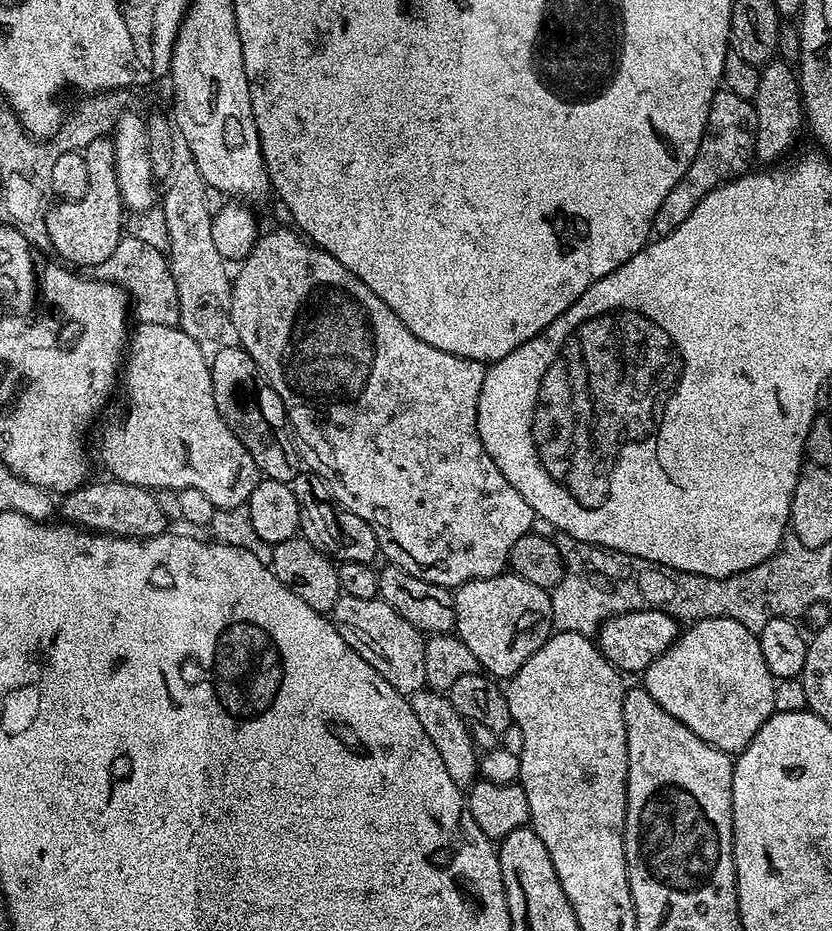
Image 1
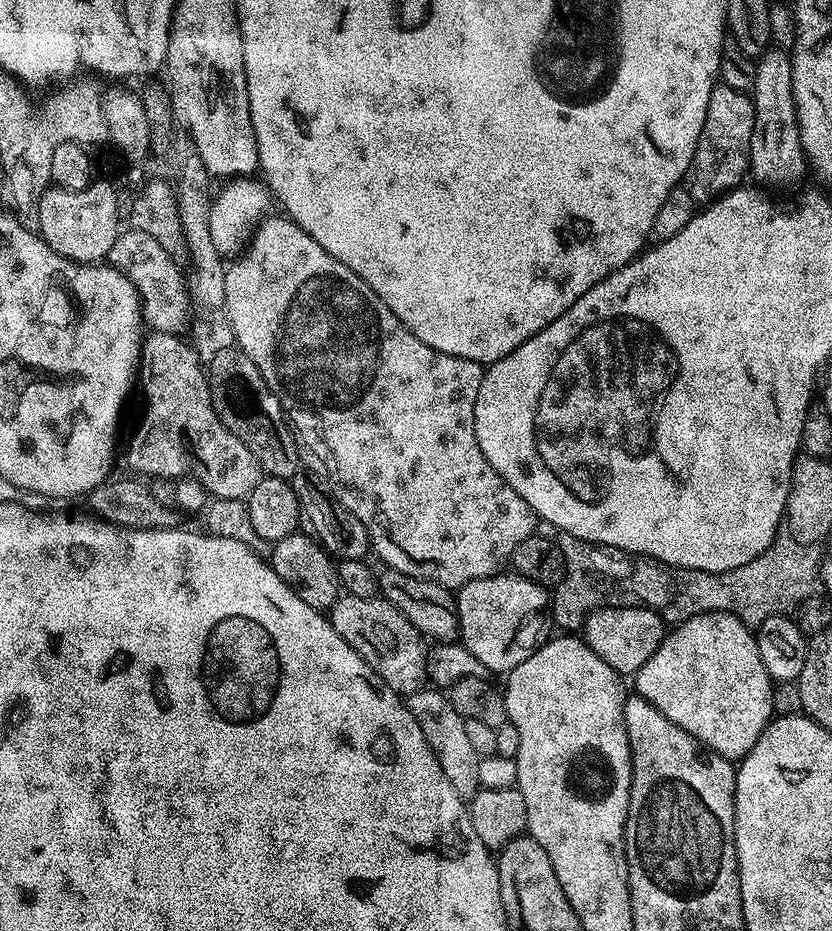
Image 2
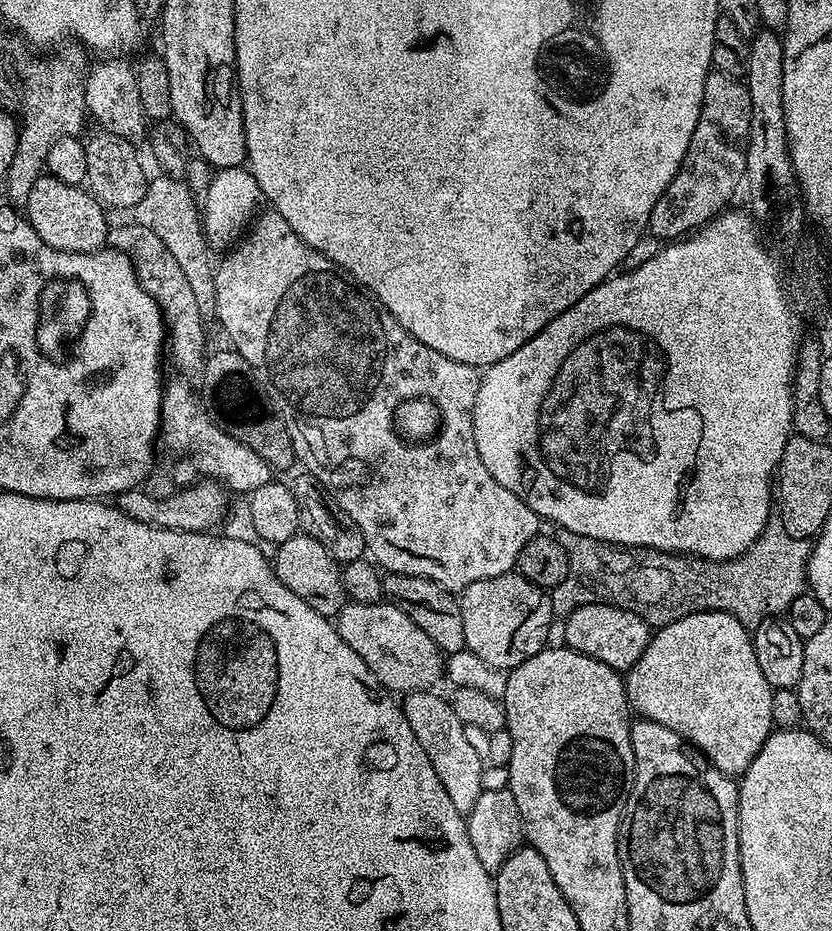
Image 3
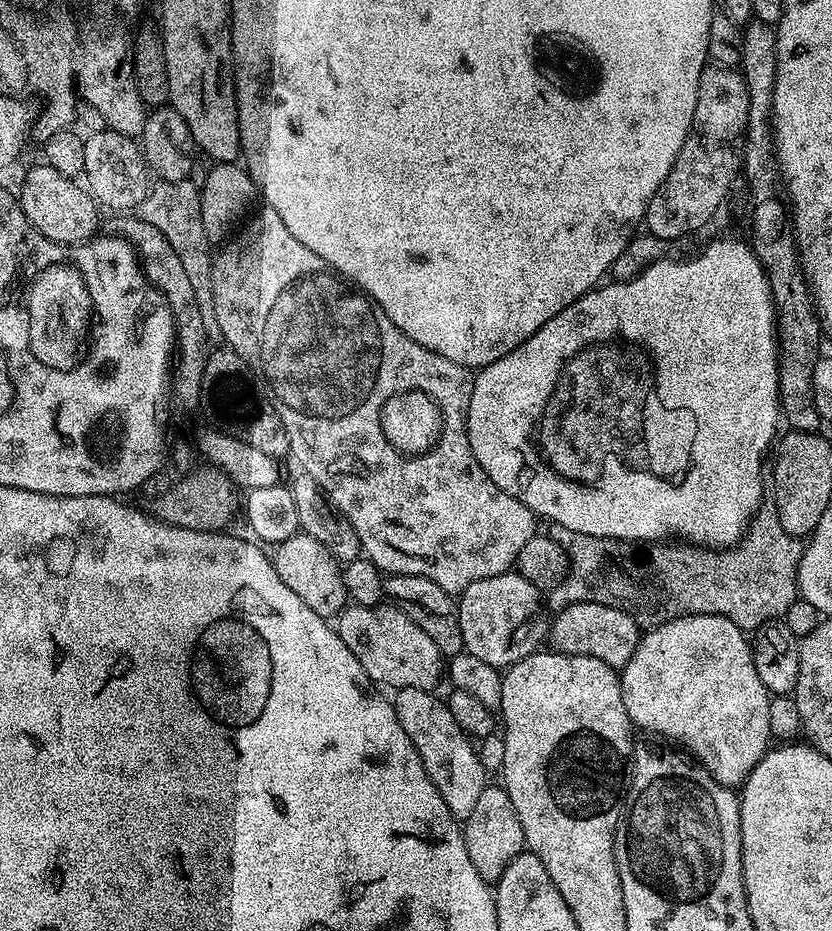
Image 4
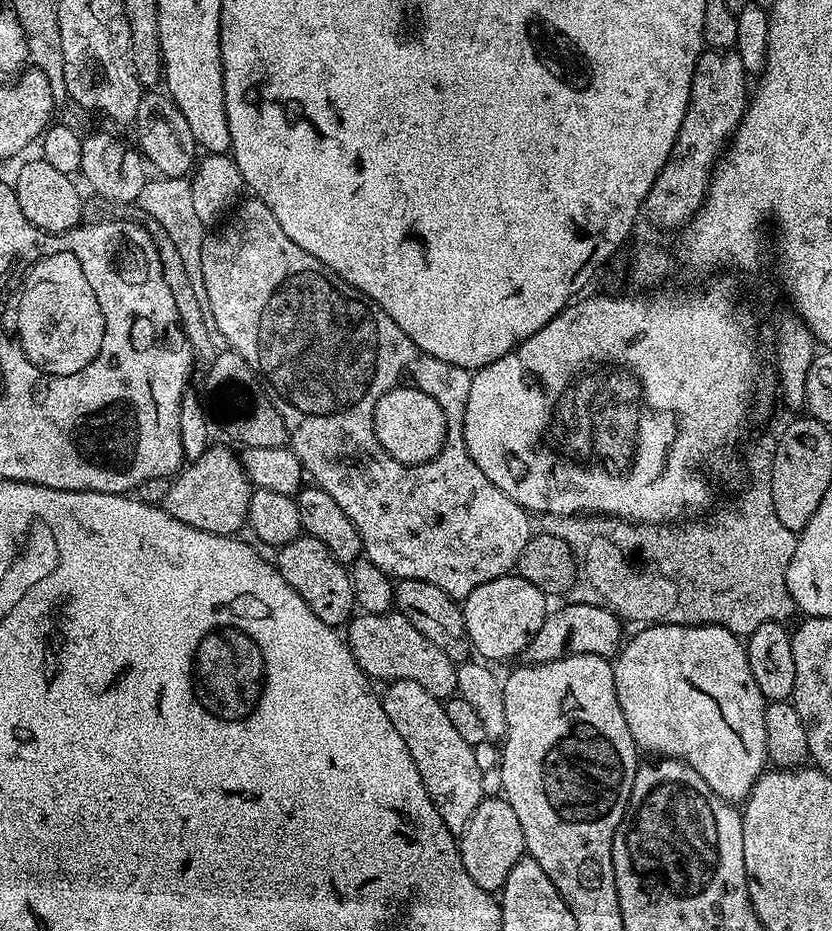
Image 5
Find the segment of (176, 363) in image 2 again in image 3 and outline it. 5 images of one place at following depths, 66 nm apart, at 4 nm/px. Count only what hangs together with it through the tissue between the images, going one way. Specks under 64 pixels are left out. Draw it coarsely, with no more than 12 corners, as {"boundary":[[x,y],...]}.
{"boundary":[[182,380],[160,397],[158,436],[232,494],[274,469],[222,431]]}

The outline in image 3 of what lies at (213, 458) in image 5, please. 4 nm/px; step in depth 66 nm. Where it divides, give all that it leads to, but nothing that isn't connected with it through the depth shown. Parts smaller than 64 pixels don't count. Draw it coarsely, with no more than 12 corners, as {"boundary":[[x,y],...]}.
{"boundary":[[197,479],[170,498],[121,492],[115,507],[143,524],[208,532],[225,522],[230,493]]}

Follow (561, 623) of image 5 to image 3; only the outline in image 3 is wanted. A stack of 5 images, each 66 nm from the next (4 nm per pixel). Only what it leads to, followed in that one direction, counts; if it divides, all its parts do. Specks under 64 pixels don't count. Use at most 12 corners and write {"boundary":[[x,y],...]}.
{"boundary":[[609,604],[576,608],[563,643],[621,674],[642,658],[650,625]]}

